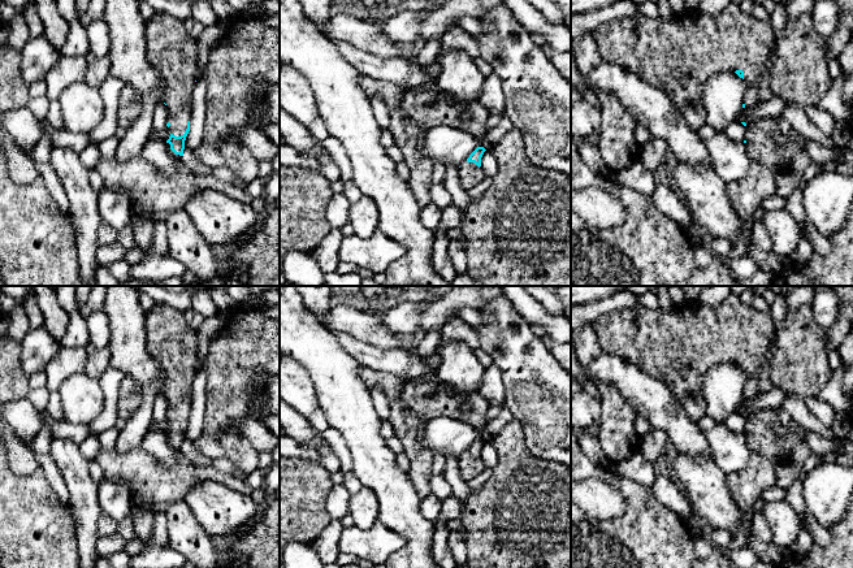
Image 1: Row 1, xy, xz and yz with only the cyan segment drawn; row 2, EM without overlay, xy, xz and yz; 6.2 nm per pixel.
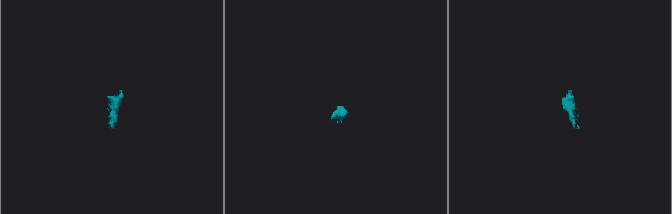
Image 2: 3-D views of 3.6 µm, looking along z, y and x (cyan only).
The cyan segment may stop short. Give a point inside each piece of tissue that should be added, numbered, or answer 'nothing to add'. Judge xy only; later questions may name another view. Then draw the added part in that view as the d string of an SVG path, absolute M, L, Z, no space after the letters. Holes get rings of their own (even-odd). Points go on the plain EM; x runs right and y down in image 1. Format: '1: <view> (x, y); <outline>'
1: xy (170, 341); M155 303L147 312L146 333L147 350L163 365L168 378L168 432L172 425L181 428L187 420L198 361L198 335L182 311L161 303Z

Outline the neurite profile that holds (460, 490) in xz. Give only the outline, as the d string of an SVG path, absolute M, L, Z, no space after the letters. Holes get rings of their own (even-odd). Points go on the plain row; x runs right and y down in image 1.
M446 458L446 468L443 472L443 477L446 478L453 490L453 497L464 500L471 494L471 489L467 486L459 471L459 458Z

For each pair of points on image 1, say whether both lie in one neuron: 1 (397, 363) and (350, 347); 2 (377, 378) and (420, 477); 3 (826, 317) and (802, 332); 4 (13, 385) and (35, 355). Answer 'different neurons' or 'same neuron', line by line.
1: same neuron
2: same neuron
3: different neurons
4: different neurons

